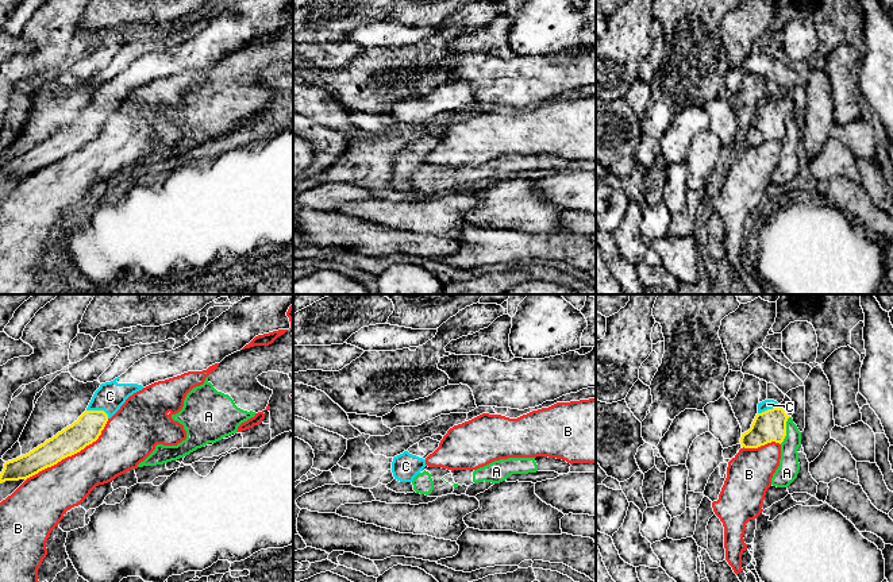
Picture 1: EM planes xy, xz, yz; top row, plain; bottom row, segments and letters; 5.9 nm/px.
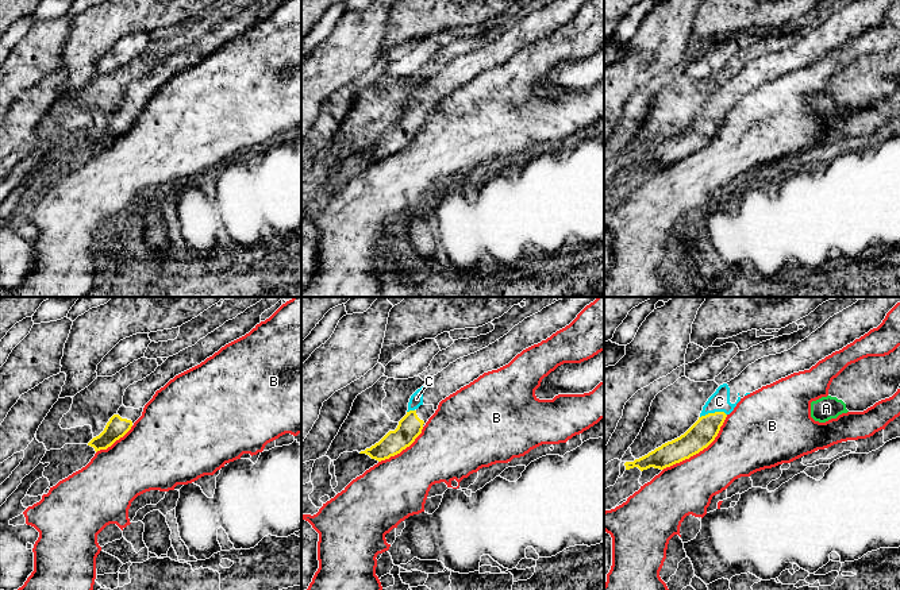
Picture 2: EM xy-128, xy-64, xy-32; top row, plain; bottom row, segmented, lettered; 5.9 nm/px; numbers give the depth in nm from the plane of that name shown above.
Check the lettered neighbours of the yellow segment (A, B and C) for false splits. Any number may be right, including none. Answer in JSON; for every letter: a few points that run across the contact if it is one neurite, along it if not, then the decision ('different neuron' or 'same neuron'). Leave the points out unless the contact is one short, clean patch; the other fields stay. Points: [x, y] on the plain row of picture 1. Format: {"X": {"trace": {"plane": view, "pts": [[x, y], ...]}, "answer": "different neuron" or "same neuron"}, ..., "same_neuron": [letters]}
{"A": {"answer": "different neuron"}, "B": {"answer": "different neuron"}, "C": {"answer": "same neuron"}, "same_neuron": ["C"]}

